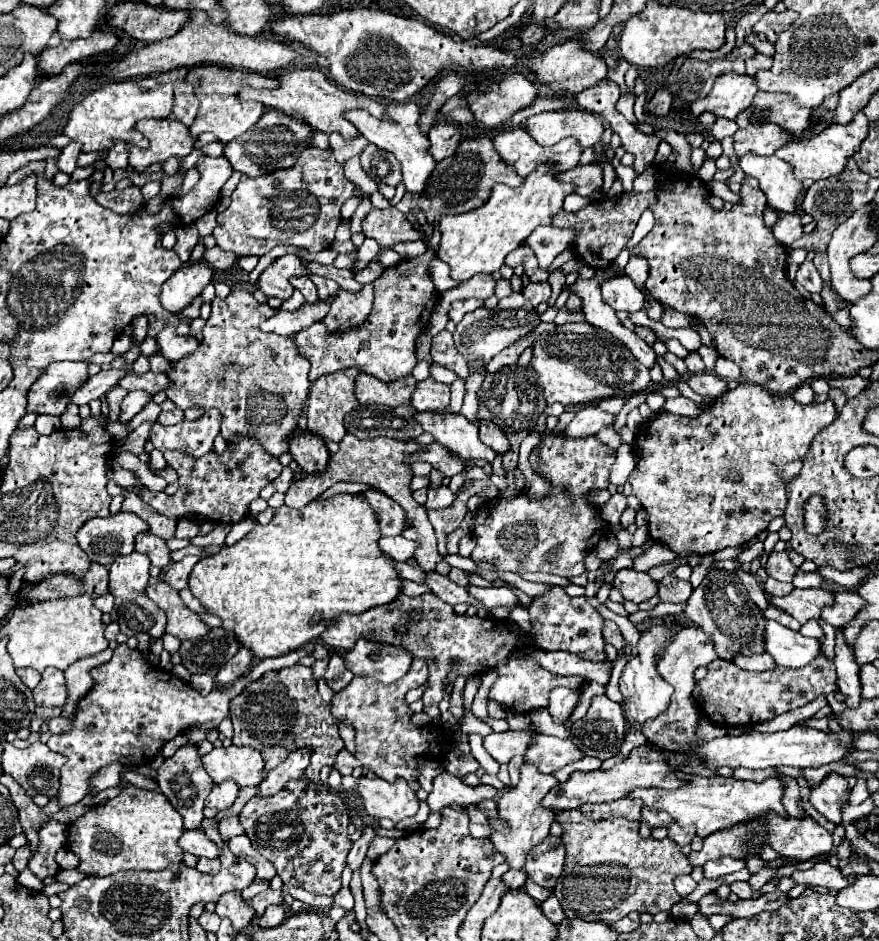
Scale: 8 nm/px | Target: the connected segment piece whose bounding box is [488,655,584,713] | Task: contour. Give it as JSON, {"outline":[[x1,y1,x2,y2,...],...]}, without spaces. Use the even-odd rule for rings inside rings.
{"outline":[[508,655,508,659,500,661,494,671,498,673,494,685,490,687,490,699,500,703,504,709,516,711,516,713,530,713,540,707,548,707,548,695,554,687,568,687,568,689,580,689,584,685,584,677,562,677,546,671,532,659,518,659,514,655]]}

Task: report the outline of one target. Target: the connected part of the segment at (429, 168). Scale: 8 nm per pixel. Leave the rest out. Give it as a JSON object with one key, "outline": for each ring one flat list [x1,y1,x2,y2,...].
{"outline":[[390,103,386,105,386,113,390,115,392,121,380,121,376,117,372,117,368,111,348,111,346,113,346,119,352,121,358,131,370,141,374,143,376,147,384,149,384,151,390,151,402,165,402,175,404,175,404,187,408,193,418,193,418,195,424,195,426,191,426,185,428,185,428,179,432,175,432,171,436,169,436,161,432,159,432,155,428,153,428,147,430,147,430,141,428,137,418,129,418,117,420,117,420,107,416,103]]}

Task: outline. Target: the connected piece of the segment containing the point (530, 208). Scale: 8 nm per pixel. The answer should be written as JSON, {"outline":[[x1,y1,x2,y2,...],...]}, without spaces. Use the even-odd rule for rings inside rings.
{"outline":[[540,165,530,173,522,187,496,185,488,203,482,207,462,215,444,215,440,219,442,239,436,257,450,265,450,277,454,281,468,281,478,273,494,273,504,265,506,255,520,247,536,227,552,223,552,215,562,209,564,197,572,191,574,185,558,181,548,165]]}

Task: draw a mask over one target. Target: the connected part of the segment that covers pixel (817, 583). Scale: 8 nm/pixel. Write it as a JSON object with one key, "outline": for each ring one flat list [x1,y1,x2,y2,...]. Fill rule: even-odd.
{"outline":[[798,569,796,579,792,579,792,585,796,589,808,589,808,587,822,587,822,575,820,573,804,573]]}

